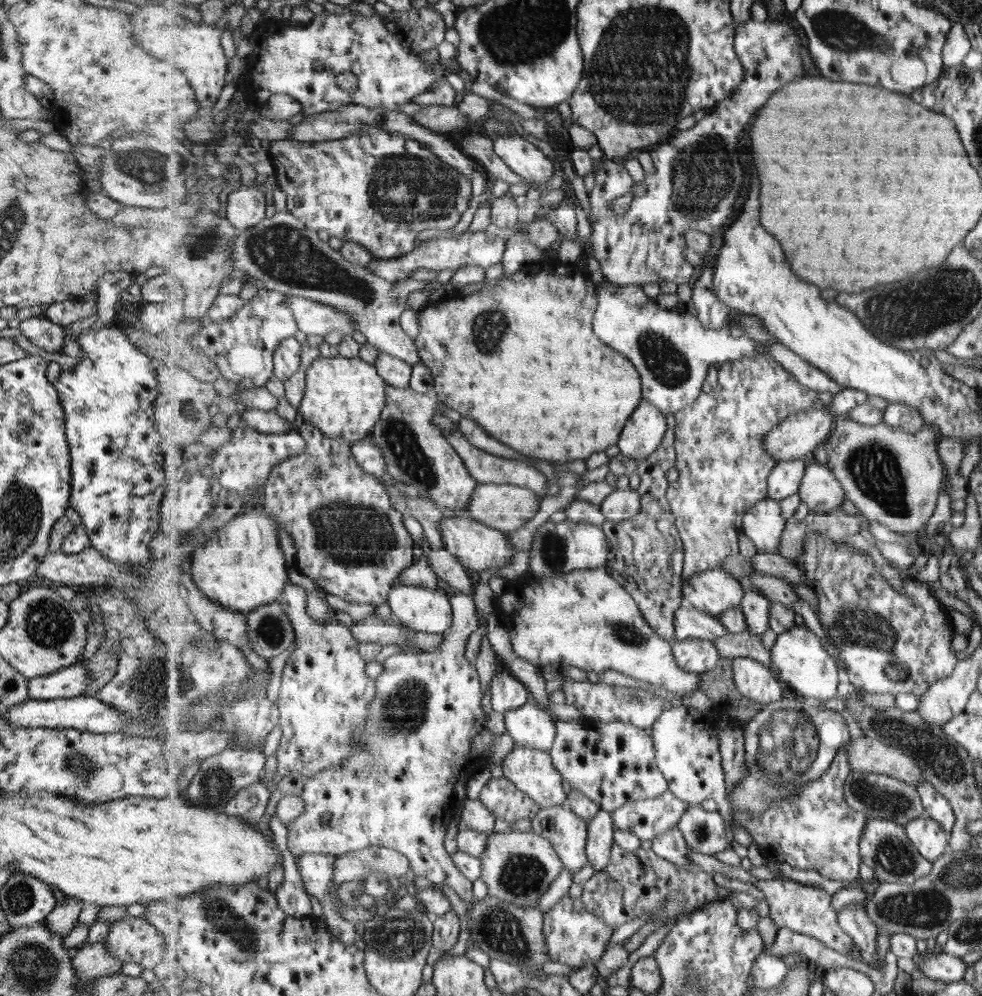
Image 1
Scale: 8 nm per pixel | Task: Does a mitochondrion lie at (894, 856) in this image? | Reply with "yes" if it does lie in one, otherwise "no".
yes

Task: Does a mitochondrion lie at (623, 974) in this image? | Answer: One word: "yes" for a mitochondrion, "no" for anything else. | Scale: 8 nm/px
no

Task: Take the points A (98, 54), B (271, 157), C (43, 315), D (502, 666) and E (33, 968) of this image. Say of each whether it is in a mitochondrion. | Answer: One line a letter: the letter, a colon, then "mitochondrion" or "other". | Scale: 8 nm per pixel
A: other
B: other
C: other
D: other
E: mitochondrion

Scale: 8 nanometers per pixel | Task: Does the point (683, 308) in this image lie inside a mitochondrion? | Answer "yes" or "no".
no

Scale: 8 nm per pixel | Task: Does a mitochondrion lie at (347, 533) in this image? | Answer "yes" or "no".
yes

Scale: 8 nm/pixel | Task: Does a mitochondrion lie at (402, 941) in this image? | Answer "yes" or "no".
yes

